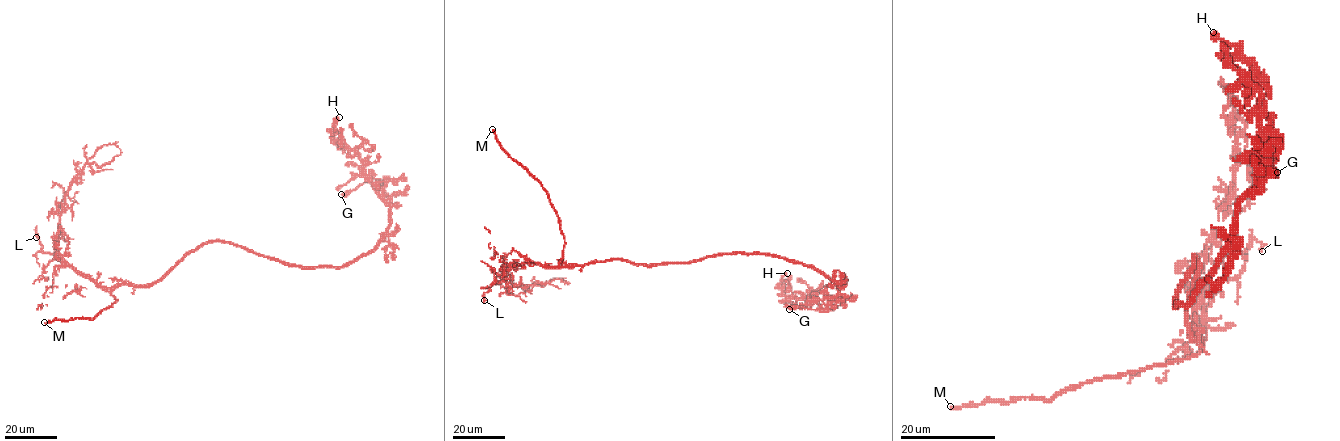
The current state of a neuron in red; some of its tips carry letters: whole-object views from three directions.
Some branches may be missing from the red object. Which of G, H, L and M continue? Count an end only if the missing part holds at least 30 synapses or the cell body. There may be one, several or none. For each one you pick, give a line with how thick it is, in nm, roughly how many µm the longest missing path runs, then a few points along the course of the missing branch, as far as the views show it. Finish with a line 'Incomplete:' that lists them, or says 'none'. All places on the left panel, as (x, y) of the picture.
M: 320 nm | 130 µm
Incomplete: M

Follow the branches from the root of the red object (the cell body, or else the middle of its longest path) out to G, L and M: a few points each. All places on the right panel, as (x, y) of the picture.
G: (1194, 259), (1176, 304), (1196, 295), (1231, 242), (1269, 132), (1277, 141), (1277, 172)
L: (1194, 259), (1188, 327), (1201, 341), (1195, 306), (1211, 271), (1220, 261), (1233, 279), (1254, 240), (1262, 251)
M: (1194, 259), (1197, 282), (1188, 327), (1201, 340), (1197, 355), (1065, 388), (1048, 400), (950, 406)

